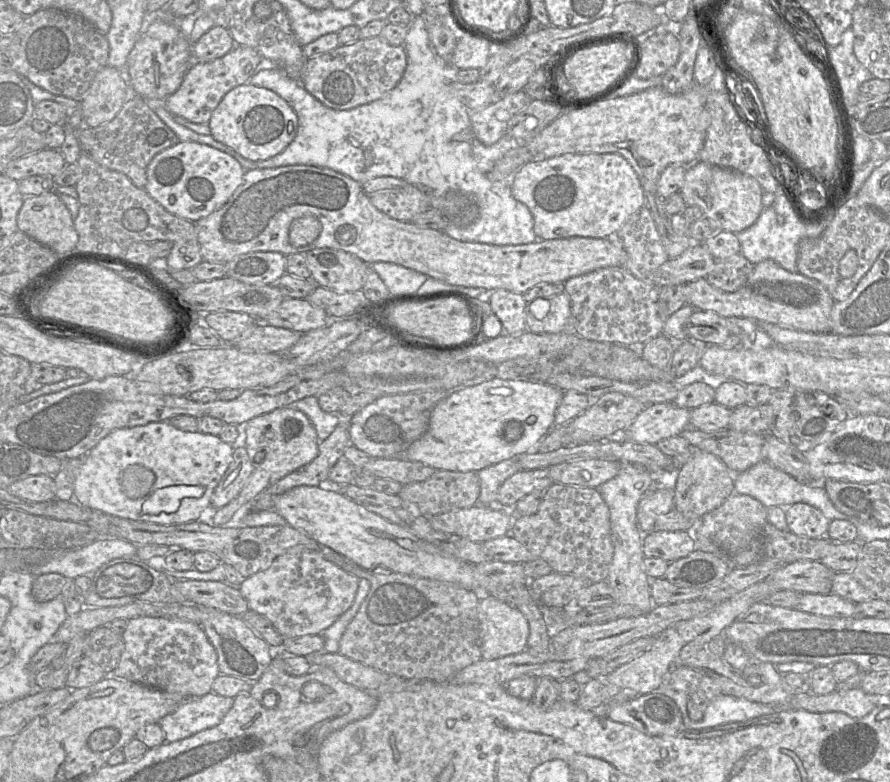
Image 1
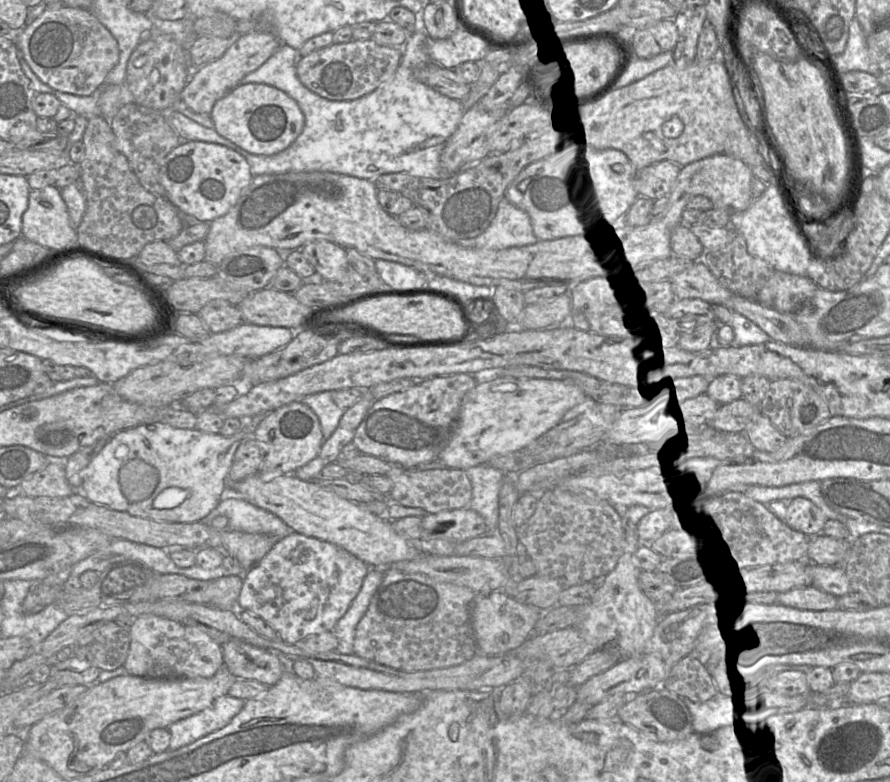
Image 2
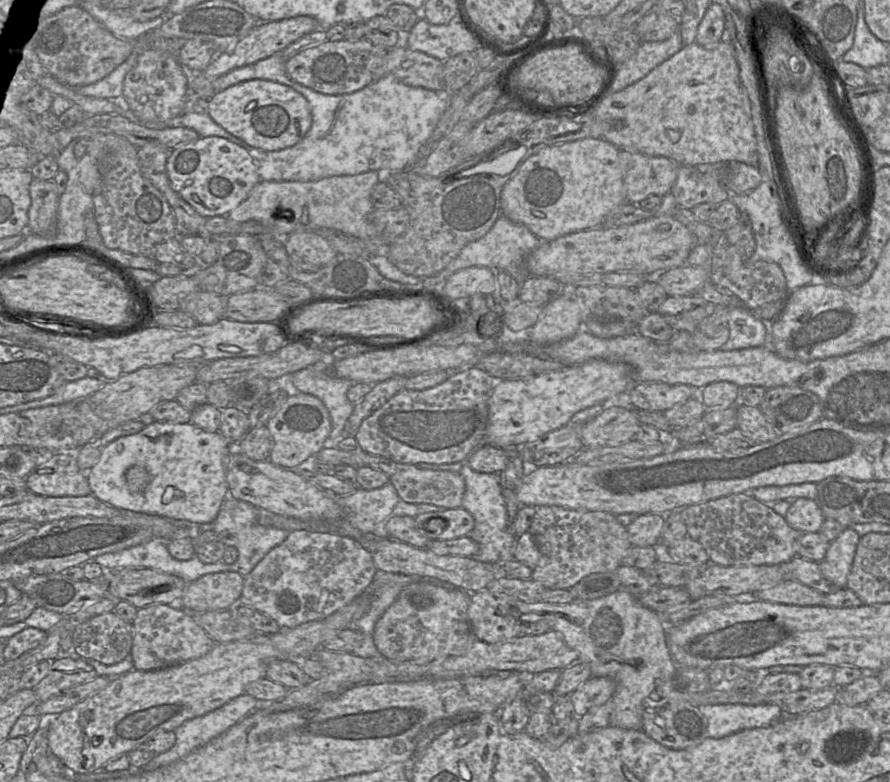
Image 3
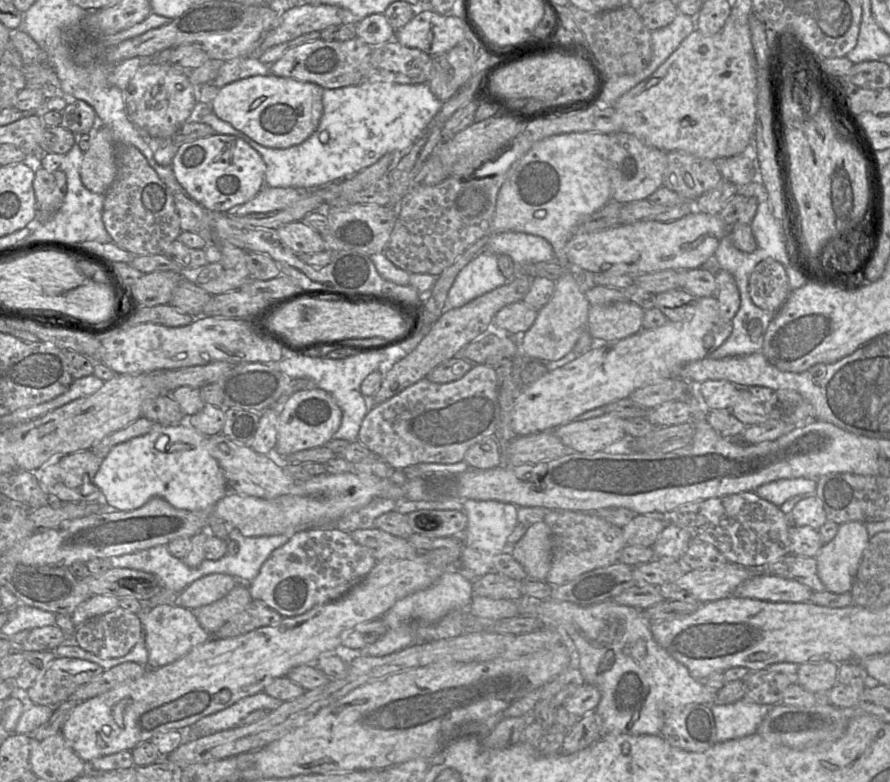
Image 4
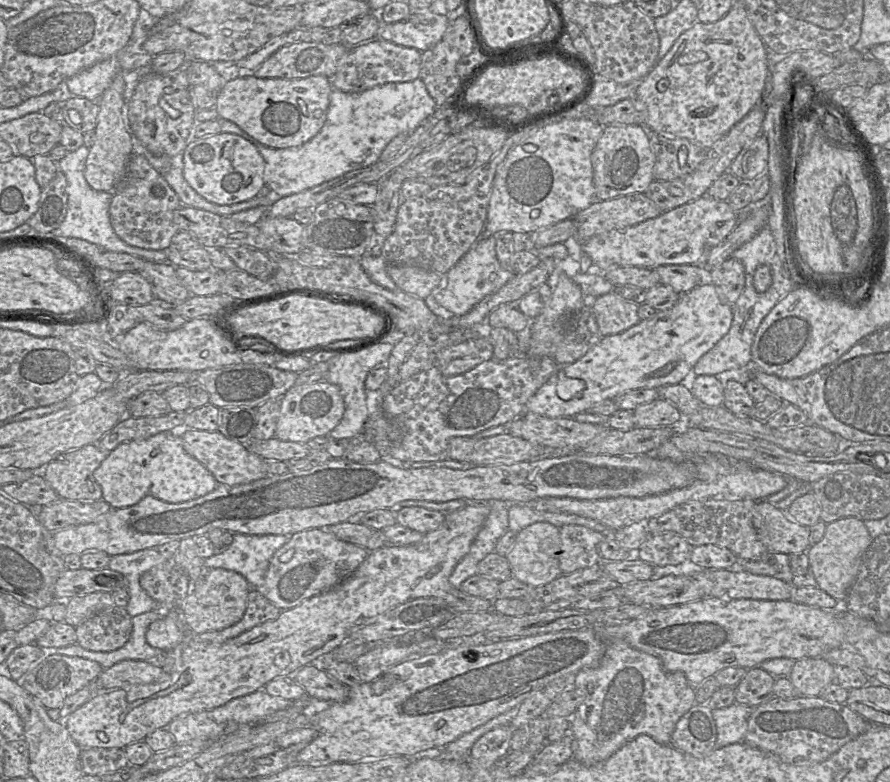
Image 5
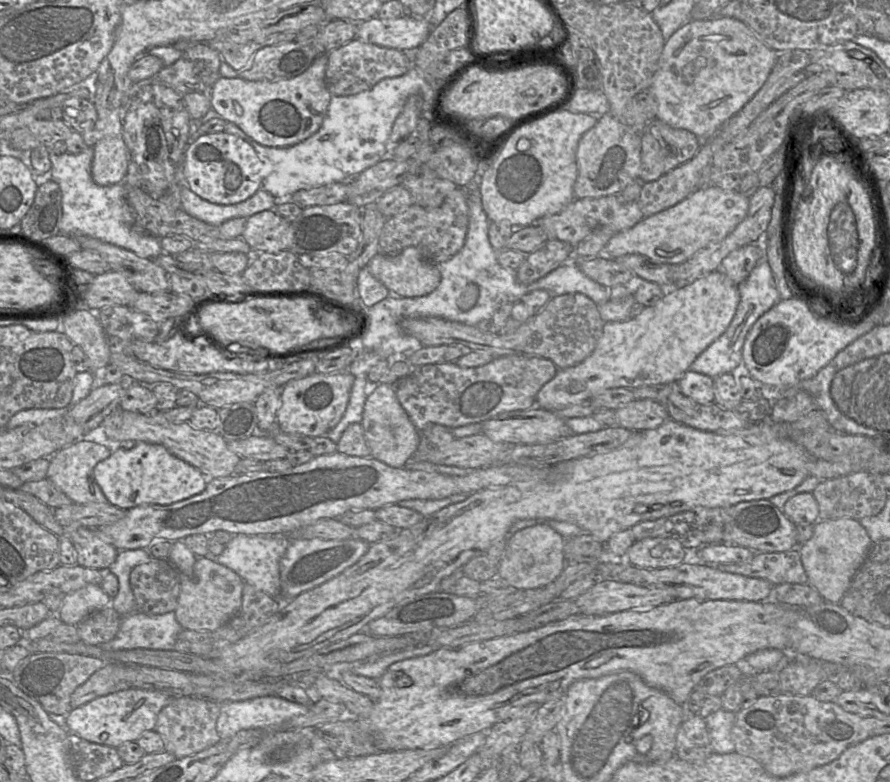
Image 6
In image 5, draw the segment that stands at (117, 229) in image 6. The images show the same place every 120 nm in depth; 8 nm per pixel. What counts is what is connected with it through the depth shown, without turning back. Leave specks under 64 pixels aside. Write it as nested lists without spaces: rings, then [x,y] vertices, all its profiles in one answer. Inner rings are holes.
[[[82,145],[76,151],[68,152],[67,155],[57,163],[58,169],[64,173],[67,179],[67,210],[60,226],[47,235],[79,238],[99,246],[102,250],[131,254],[153,263],[168,263],[166,251],[149,250],[131,246],[115,233],[109,215],[113,191],[96,191],[87,183],[84,177],[84,170],[88,154],[89,149]]]

